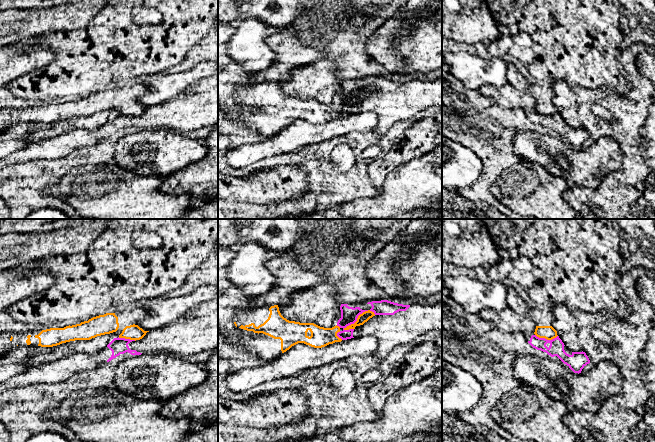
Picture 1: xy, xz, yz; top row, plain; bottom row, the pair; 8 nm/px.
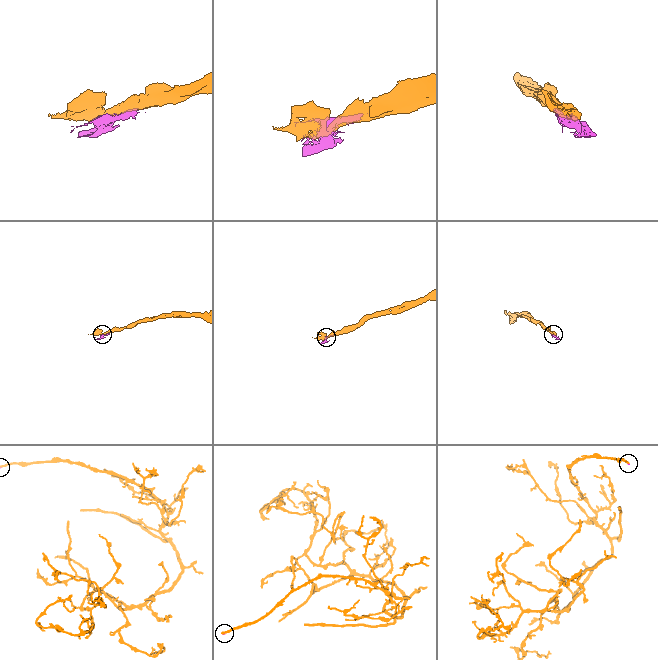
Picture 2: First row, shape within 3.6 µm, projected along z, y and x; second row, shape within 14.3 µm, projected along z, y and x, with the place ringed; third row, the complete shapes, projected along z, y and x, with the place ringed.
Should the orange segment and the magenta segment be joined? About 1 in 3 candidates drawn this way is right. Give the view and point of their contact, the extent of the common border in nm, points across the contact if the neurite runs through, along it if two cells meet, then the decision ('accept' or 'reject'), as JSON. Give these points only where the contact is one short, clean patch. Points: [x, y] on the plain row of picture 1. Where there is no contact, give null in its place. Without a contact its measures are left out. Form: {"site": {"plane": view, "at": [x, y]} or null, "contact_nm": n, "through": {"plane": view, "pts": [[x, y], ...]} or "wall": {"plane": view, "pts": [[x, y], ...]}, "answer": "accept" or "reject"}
{"site": {"plane": "xz", "at": [358, 92]}, "contact_nm": 300, "answer": "reject"}

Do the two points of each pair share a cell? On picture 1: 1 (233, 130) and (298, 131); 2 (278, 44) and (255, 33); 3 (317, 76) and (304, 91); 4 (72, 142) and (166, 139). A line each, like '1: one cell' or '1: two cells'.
1: two cells
2: two cells
3: one cell
4: two cells

